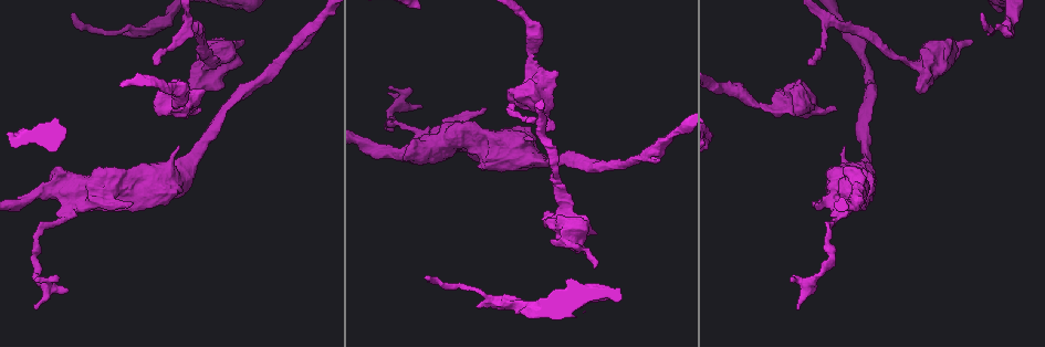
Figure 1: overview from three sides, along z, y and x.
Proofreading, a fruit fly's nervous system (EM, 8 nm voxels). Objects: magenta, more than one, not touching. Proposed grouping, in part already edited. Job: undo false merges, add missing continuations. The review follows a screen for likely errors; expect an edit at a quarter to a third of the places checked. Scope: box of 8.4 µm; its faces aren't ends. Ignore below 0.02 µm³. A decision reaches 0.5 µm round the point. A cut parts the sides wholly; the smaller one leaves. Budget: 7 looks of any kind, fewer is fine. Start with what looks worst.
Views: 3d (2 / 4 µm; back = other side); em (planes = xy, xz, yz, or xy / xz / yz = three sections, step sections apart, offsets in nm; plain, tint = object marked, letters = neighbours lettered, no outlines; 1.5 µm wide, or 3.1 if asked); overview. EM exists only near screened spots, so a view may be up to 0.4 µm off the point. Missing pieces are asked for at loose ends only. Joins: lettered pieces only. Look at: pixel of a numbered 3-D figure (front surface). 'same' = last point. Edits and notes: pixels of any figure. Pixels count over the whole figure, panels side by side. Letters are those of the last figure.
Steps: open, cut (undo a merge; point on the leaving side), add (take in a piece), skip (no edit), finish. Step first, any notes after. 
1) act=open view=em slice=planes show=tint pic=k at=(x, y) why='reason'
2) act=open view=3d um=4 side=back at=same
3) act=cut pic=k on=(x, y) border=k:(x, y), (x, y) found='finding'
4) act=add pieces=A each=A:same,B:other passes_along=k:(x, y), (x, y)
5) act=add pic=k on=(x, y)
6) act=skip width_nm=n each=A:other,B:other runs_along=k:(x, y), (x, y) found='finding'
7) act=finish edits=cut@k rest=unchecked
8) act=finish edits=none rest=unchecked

act=open view=3d um=2 pic=1 at=(485, 108) why='free end'

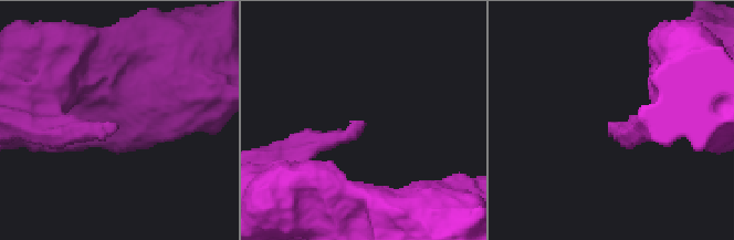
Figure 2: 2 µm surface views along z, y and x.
act=open view=em slice=xy step=4 show=letters pic=2 at=(110, 132) why='need the tissue'

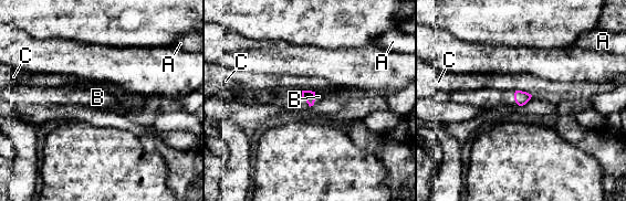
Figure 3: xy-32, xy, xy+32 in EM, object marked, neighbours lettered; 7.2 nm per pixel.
act=open view=em slice=planes show=letters at=same why='another direction'

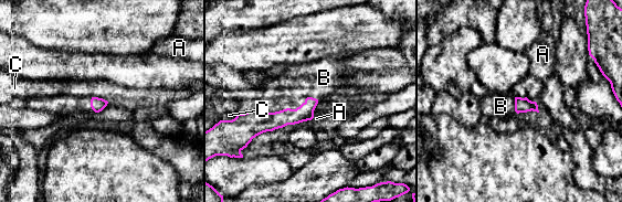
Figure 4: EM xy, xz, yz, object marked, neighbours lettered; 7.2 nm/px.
act=add pieces=B each=A:other,B:same,C:other found='the cell continues'

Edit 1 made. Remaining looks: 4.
act=open view=overview

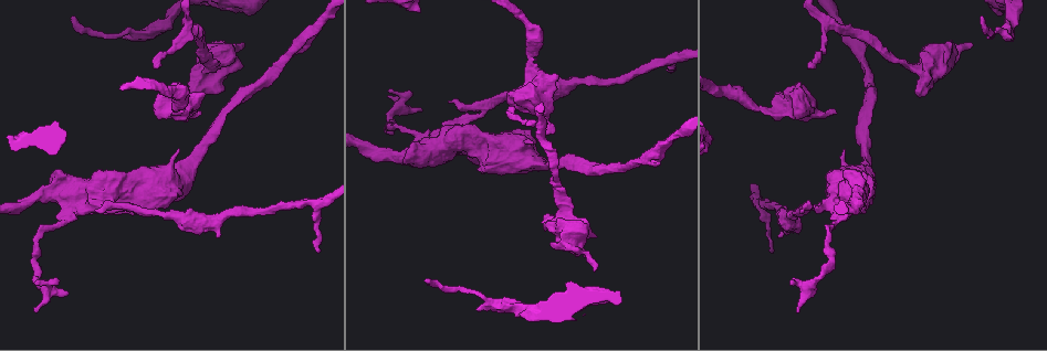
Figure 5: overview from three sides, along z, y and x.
act=open view=em slice=xy step=4 show=letters pic=5 at=(981, 19)

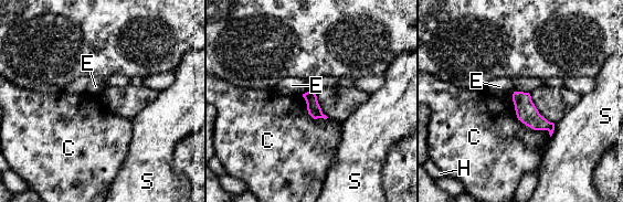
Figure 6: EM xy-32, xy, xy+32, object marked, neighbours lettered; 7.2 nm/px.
act=skip width_nm=100 each=C:other,E:other,H:other,S:other border=6:(511, 100), (523, 123), (550, 136) found='none of them fits'

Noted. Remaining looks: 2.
act=finish edits=add@4 rest=unchecked

